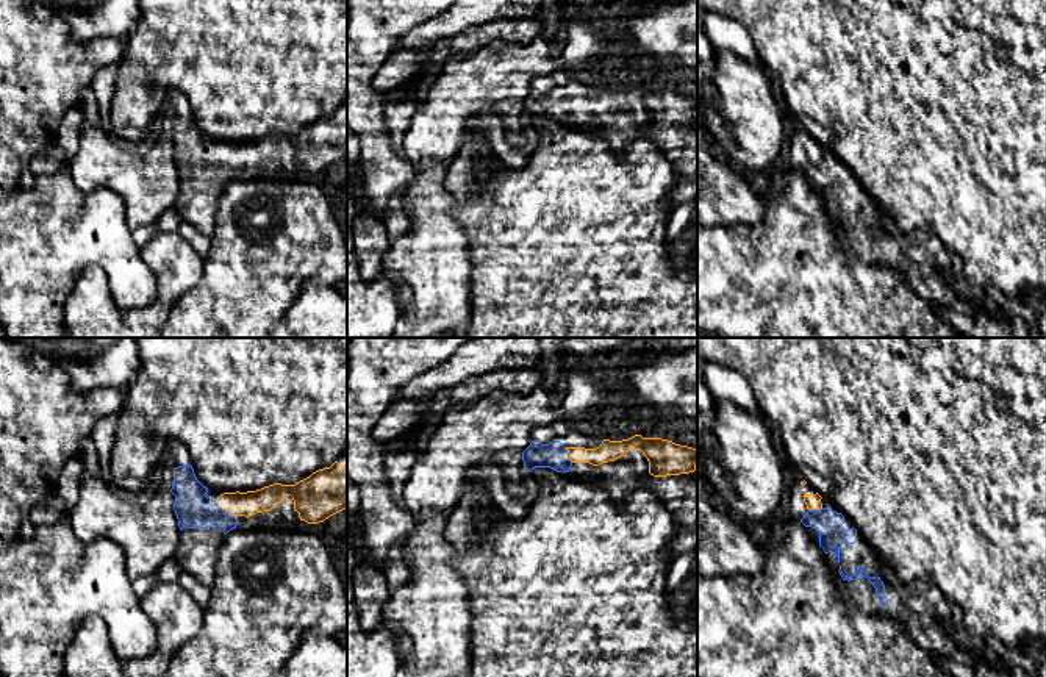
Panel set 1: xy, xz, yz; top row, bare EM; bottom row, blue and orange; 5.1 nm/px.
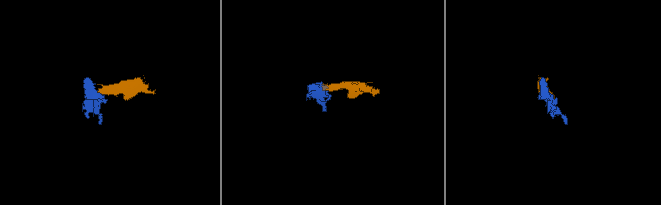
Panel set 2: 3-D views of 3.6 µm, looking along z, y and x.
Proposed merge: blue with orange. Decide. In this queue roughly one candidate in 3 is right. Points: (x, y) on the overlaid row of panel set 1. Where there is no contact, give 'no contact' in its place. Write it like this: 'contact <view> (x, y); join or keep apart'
contact xy (224, 510); join

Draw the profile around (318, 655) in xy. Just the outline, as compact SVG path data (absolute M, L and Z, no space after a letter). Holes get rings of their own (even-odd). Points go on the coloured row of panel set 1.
M308 630L274 677L347 677L347 644Z

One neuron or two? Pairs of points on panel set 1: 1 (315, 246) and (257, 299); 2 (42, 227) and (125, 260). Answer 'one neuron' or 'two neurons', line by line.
1: one neuron
2: one neuron

